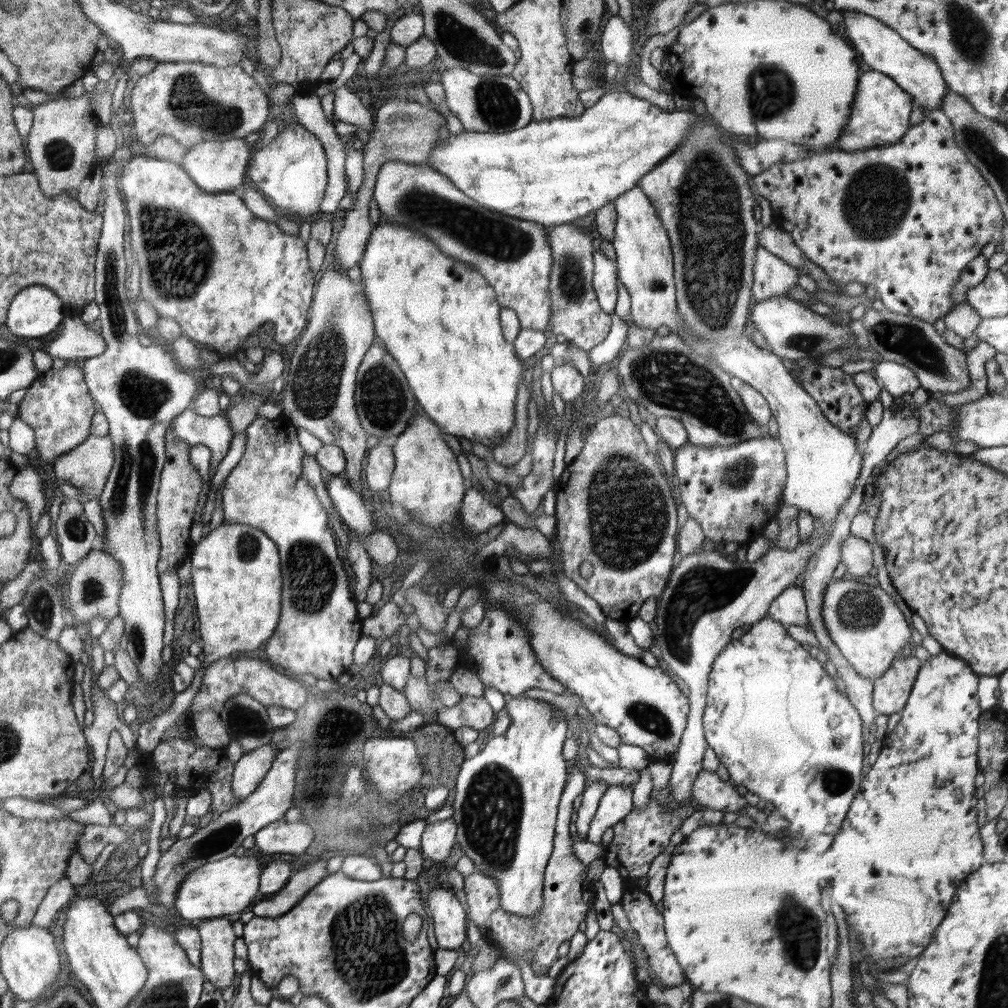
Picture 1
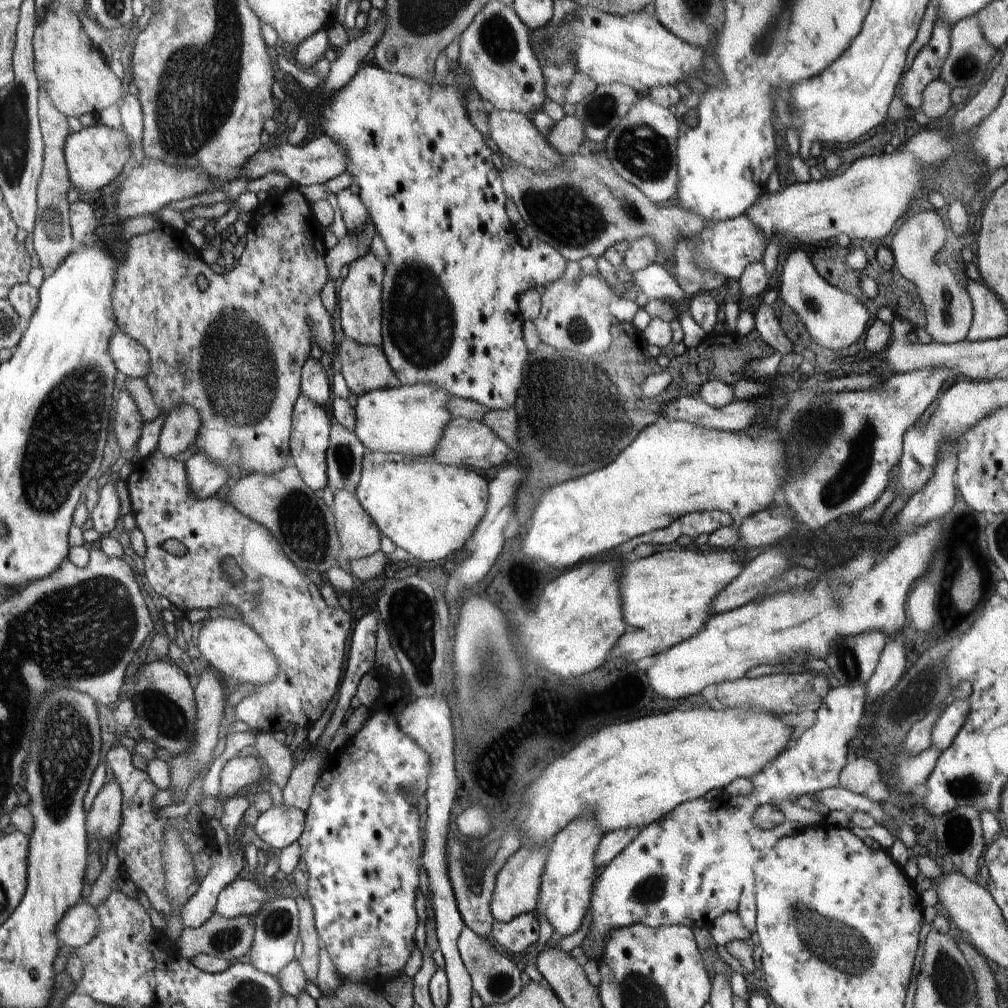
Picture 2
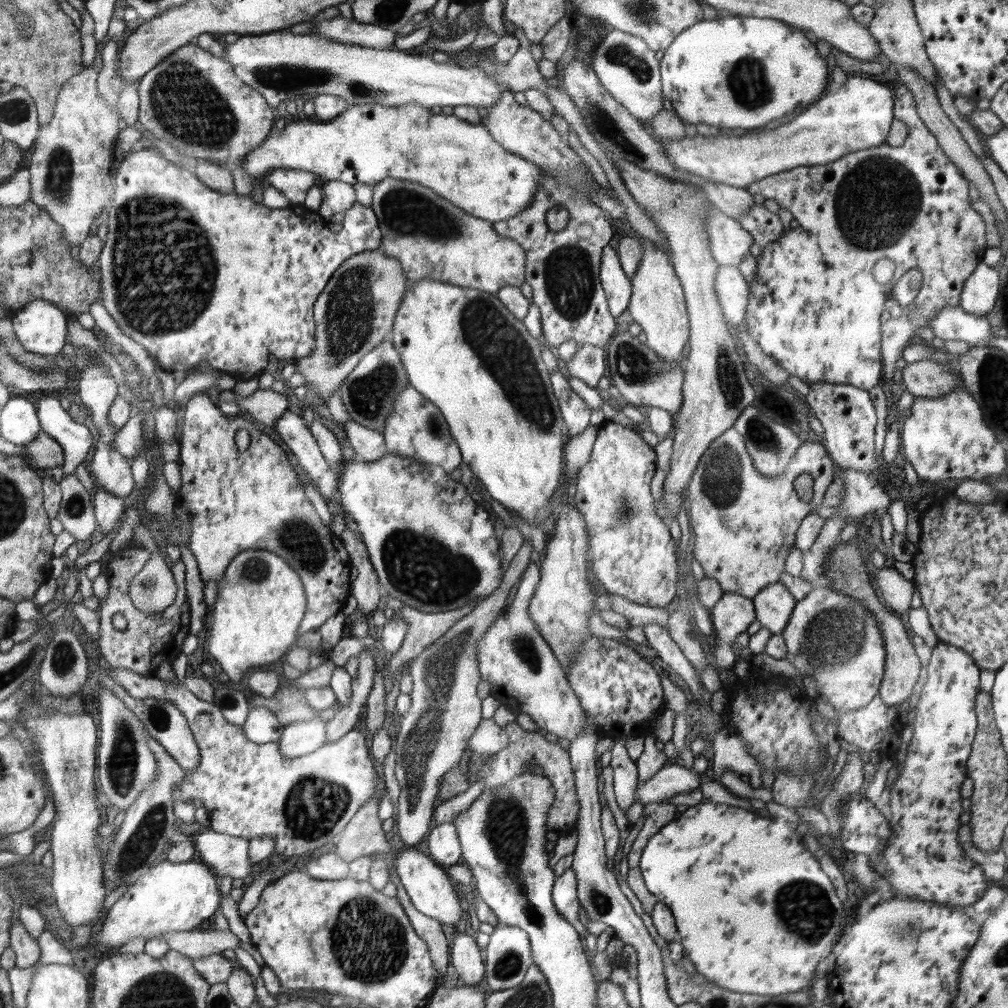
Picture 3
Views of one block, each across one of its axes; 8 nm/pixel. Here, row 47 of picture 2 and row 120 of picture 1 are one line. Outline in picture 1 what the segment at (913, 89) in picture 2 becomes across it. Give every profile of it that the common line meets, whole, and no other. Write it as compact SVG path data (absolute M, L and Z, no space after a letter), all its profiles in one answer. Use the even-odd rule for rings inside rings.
M924 108L923 113L924 120L908 128L906 134L894 144L857 151L832 148L821 153L812 153L803 159L772 164L766 171L750 177L748 184L750 184L753 196L760 195L769 200L775 226L789 232L796 246L808 259L812 259L814 264L821 266L830 278L842 284L860 282L865 287L873 284L876 292L880 293L880 301L883 302L885 309L934 325L939 319L944 319L953 308L950 292L956 285L964 267L968 266L974 257L981 254L981 250L986 244L992 242L992 244L997 245L1004 240L1004 233L1002 233L1004 232L1004 218L1000 203L998 203L992 187L980 174L980 171L968 161L966 153L958 147L954 138L952 123L944 111L938 108L936 110Z

